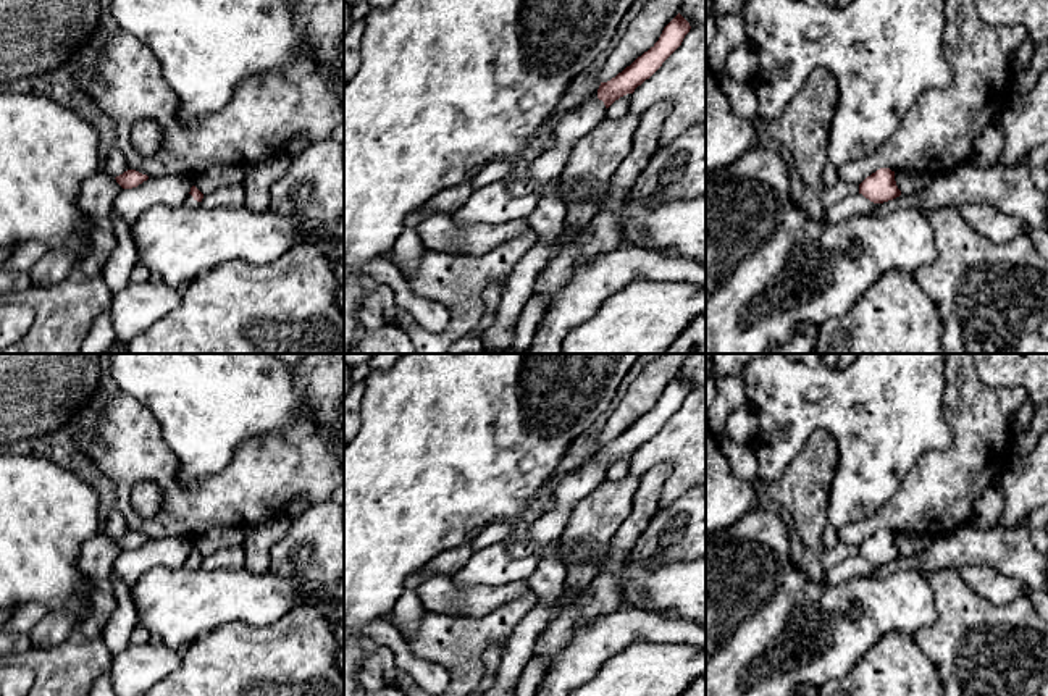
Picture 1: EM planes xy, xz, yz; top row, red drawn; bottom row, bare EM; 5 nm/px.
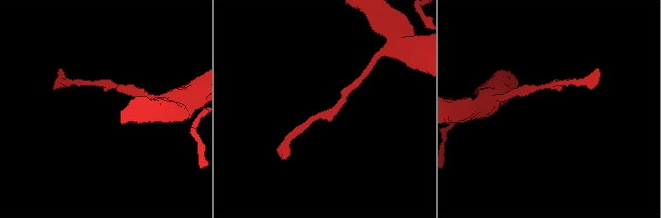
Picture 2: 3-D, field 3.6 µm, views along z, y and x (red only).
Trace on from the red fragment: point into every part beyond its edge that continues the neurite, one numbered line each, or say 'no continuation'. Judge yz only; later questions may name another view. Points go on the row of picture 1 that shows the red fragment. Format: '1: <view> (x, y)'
no continuation

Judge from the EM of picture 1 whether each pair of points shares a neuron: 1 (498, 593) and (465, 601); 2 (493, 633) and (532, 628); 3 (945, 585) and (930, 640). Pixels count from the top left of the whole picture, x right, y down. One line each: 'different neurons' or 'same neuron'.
1: same neuron
2: different neurons
3: same neuron

